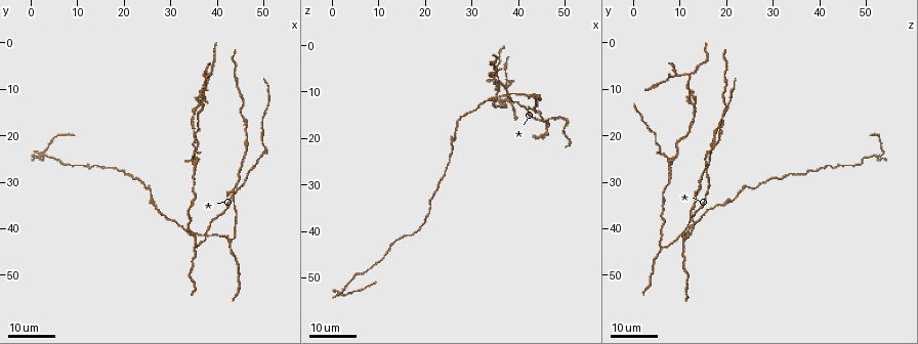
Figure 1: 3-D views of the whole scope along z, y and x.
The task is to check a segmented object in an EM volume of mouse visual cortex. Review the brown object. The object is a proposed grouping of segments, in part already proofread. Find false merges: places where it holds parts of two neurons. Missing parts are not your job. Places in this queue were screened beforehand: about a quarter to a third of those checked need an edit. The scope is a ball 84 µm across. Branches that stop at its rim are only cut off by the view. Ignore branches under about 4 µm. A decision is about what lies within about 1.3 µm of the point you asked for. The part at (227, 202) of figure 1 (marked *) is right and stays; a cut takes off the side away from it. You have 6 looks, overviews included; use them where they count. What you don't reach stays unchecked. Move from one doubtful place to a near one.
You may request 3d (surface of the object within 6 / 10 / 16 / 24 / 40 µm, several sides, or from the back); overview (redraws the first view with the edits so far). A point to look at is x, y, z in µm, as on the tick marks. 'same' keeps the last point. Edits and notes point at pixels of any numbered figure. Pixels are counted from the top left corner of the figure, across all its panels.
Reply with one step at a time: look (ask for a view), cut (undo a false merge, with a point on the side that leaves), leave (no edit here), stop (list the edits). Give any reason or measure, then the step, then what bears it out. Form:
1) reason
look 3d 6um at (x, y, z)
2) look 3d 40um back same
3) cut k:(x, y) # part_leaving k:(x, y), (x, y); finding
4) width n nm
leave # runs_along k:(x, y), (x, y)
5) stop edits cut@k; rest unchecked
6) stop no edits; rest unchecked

sudden change in width
look 3d 24um at (34.5, 30.5, 7.5)

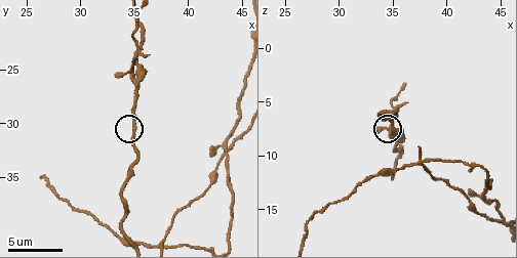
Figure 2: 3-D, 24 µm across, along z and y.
look 3d 10um at (34.8, 30.0, 7.8)

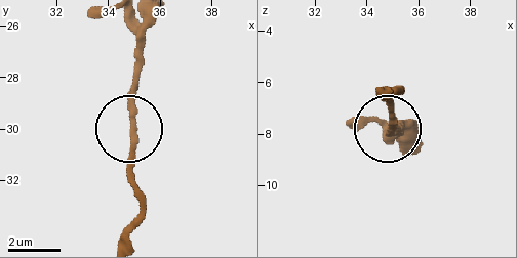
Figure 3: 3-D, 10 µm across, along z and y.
width 250 nm
cut 3:(134, 73) # part_leaving 3:(132, 112), (140, 22); a second neuron is stuck on

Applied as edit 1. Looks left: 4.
a fork
look 3d 24um at (35.0, 44.0, 5.5)

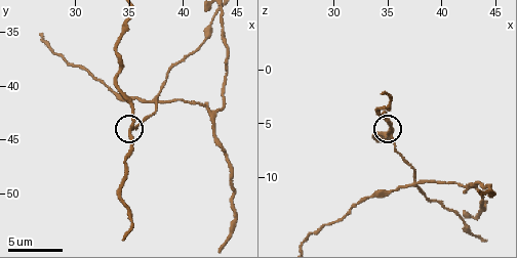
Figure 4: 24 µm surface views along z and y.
look 3d 10um at (35.2, 44.2, 6.0)

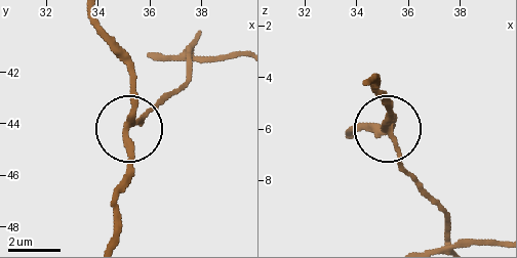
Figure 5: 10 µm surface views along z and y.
width 220 nm
leave # runs_along 5:(447, 234), (442, 208), (407, 169), (387, 127), (387, 91); all the same neuron

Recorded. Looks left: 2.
four arms meet
look 3d 16um at (37.5, 41.0, 11.0)

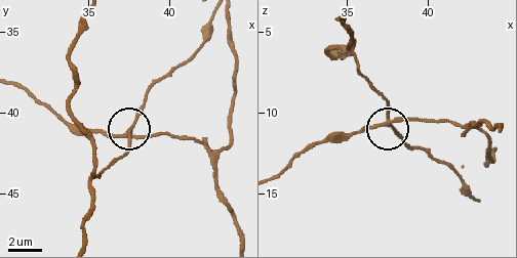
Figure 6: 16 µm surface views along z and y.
closer look
look 3d 6um at (37.3, 41.4, 10.8)

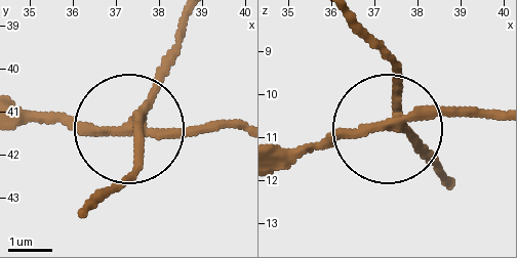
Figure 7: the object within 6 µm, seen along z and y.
cut 7:(201, 129) # part_leaving 7:(392, 121), (275, 154); two neurons meet here

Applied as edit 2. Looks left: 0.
stop edits cut@3, cut@7; rest unchecked

